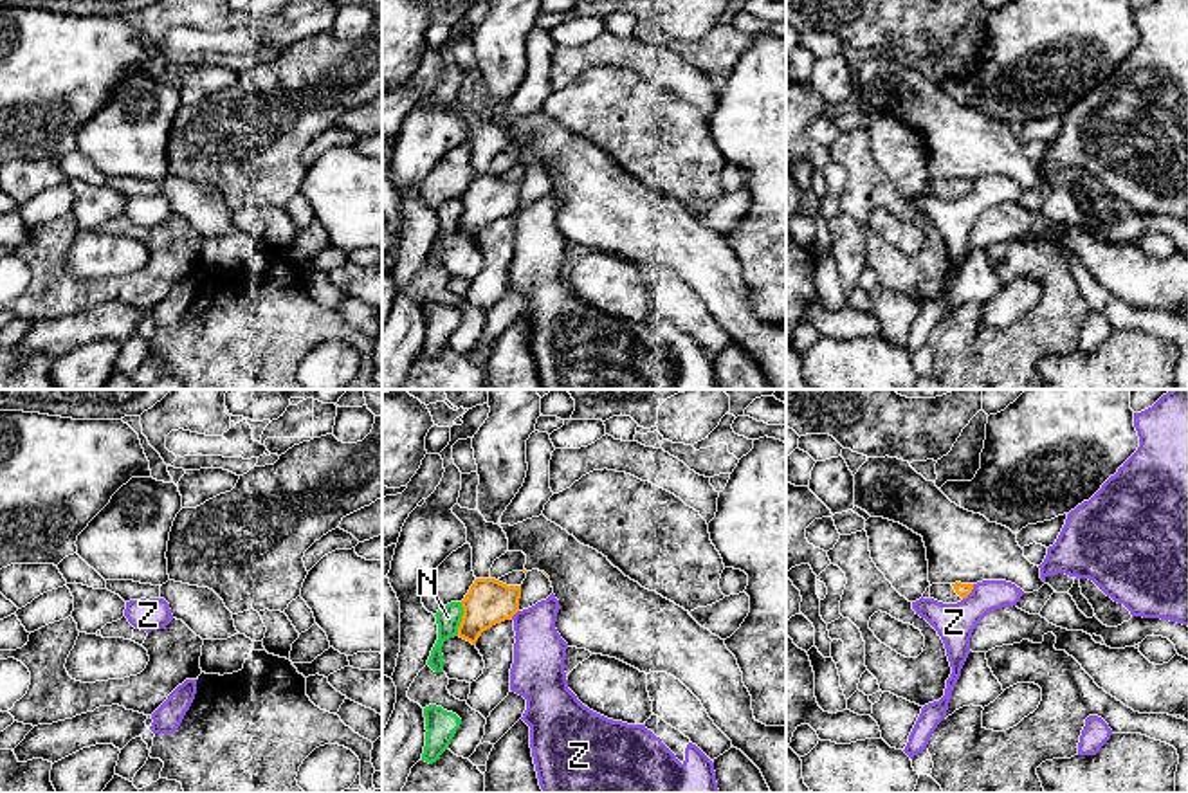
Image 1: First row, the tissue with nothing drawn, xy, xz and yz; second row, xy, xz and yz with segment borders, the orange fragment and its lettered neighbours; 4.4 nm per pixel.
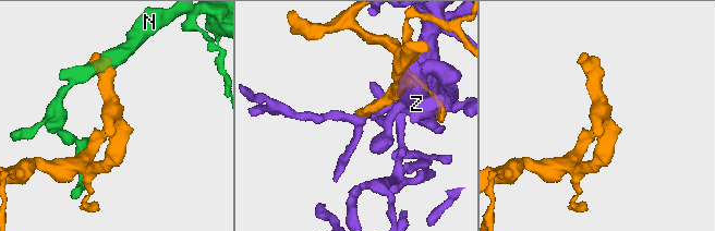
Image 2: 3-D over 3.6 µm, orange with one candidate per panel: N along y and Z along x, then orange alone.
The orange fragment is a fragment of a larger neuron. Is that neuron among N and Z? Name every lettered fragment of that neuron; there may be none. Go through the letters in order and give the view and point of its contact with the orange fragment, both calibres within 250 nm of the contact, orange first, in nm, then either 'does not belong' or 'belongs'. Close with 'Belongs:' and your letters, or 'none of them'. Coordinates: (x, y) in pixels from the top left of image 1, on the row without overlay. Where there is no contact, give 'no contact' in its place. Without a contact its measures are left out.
N: meets orange in xz at (462, 215); 200 nm thick on the orange side, 110 nm on the other; does not belong
Z: meets orange in yz at (970, 188); 60 nm thick on the orange side, 180 nm on the other; does not belong
Belongs: none of them

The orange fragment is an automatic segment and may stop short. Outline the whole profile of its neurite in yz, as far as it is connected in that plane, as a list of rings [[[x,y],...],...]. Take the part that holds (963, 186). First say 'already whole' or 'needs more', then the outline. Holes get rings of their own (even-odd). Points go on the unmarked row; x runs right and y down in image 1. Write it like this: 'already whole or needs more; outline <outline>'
needs more; outline [[[932,180],[930,182],[930,195],[943,198],[943,200],[957,200],[966,195],[973,186],[973,180]]]

